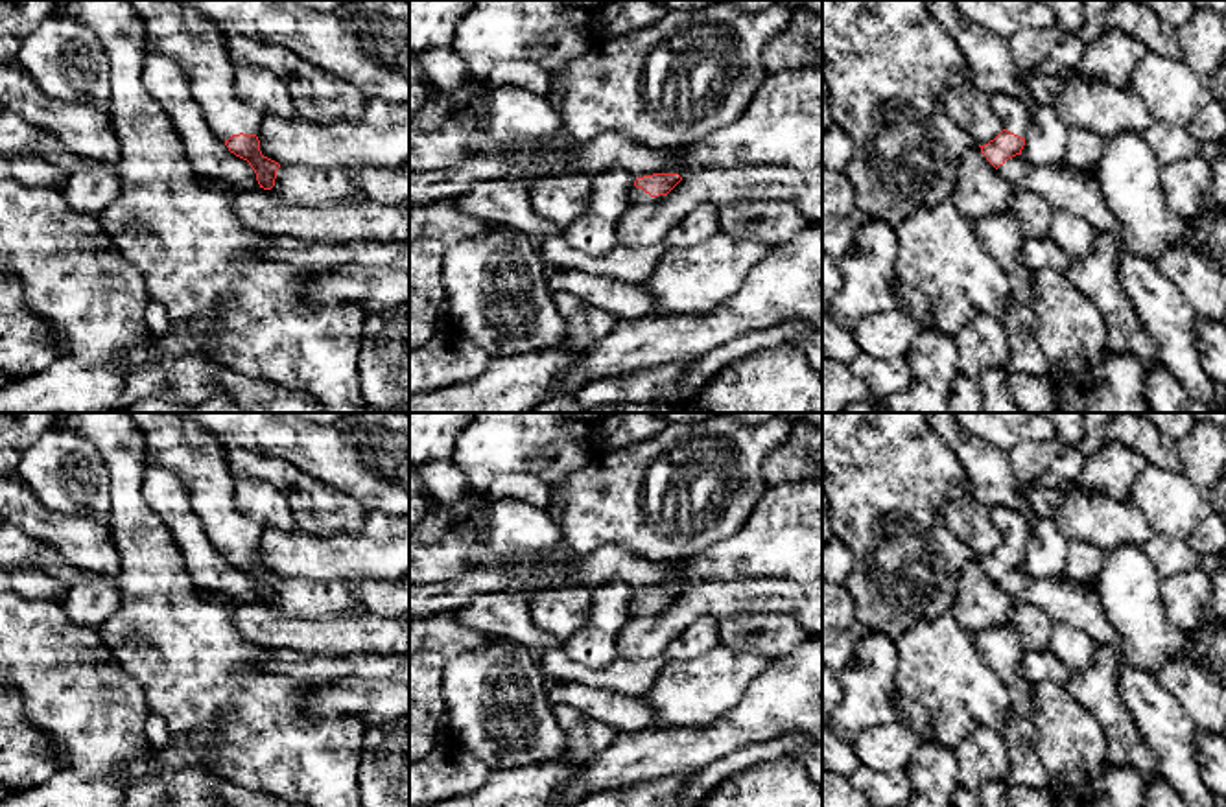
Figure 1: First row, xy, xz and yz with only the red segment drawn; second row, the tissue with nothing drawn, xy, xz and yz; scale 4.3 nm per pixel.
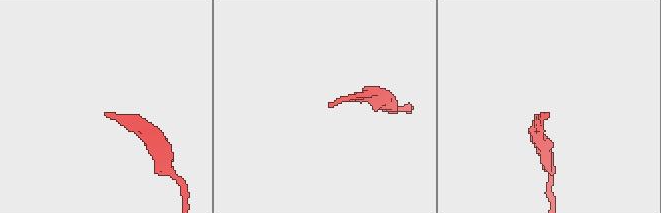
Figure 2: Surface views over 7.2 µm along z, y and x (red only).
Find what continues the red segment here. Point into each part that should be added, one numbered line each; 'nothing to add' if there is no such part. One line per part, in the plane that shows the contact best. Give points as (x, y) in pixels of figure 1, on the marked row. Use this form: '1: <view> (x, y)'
1: xy (181, 32)

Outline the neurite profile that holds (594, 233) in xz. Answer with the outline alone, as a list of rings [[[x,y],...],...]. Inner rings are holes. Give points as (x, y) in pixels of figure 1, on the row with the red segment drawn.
[[[623,171],[592,175],[592,192],[584,214],[562,238],[570,247],[588,256],[605,256],[618,249],[618,223],[631,208],[634,177]]]

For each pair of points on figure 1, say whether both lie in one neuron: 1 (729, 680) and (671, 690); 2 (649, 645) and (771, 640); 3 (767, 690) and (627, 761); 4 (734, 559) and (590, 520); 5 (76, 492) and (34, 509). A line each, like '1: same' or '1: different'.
1: same
2: different
3: same
4: different
5: different

